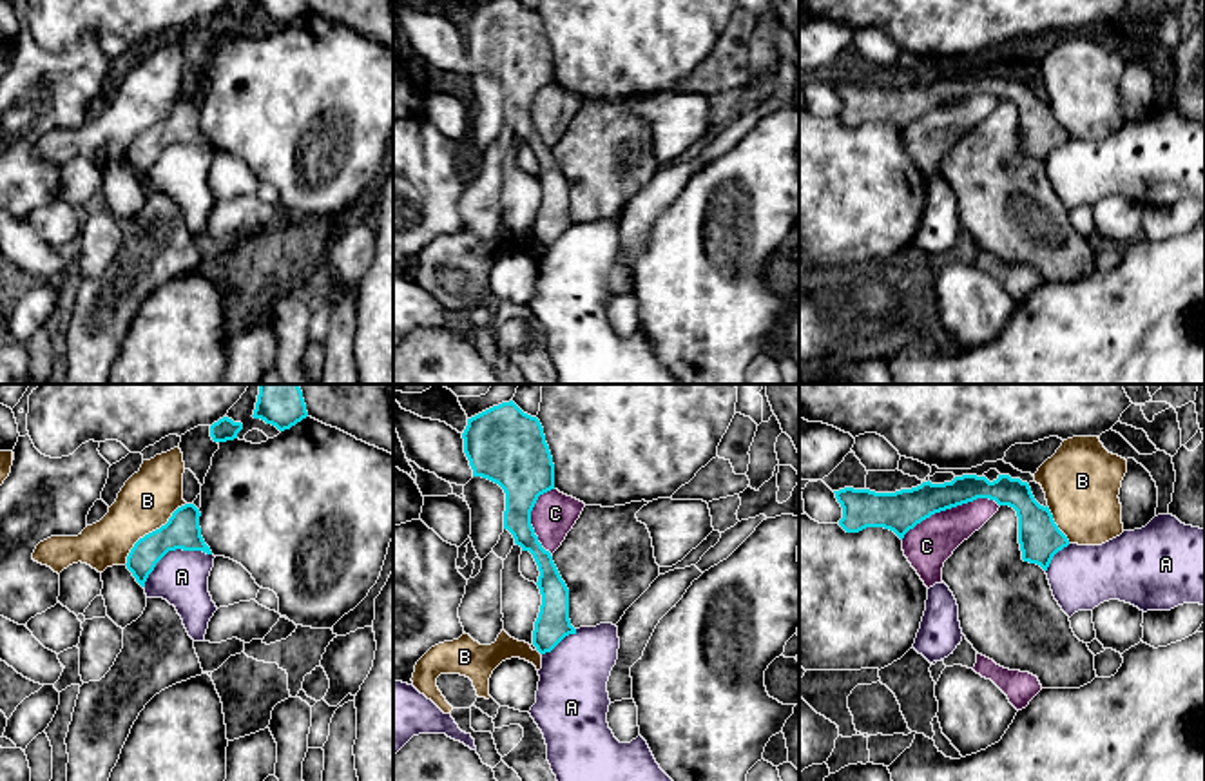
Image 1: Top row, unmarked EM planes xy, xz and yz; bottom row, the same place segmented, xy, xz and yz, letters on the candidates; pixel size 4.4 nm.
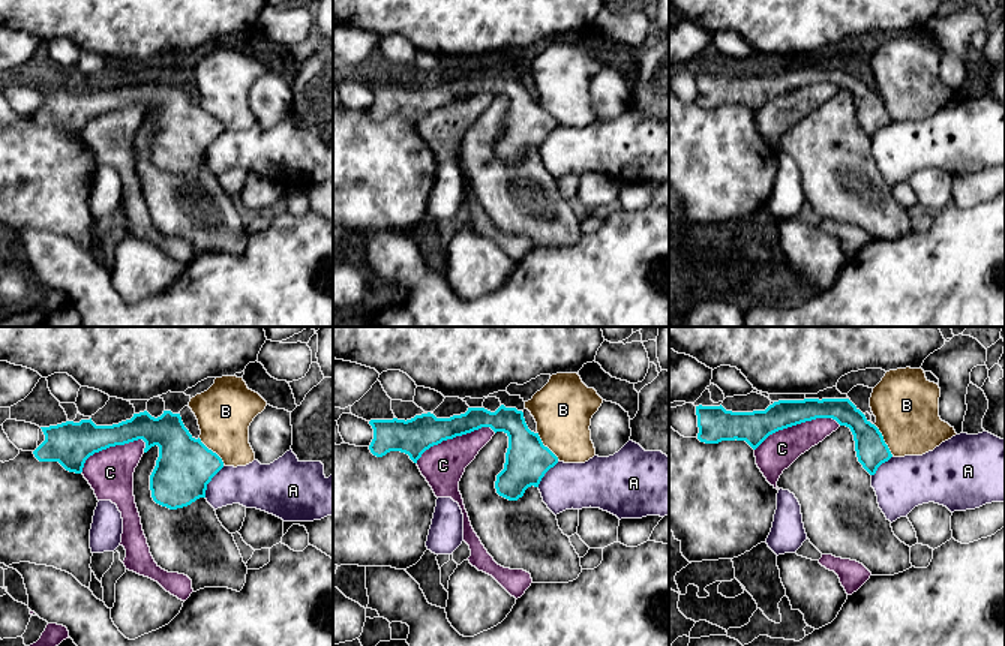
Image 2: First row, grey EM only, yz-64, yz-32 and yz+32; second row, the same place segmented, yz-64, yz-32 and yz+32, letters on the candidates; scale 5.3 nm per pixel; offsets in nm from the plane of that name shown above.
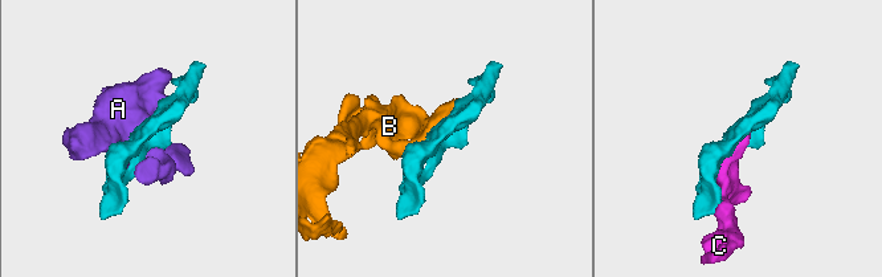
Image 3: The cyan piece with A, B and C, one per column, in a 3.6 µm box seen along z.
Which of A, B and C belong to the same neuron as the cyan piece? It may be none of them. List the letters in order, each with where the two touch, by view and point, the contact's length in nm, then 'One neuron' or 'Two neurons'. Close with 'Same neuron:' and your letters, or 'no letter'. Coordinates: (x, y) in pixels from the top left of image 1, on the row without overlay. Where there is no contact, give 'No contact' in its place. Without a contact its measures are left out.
A: Touches cyan at xy (171, 144). Shared border 340 nm. Two neurons
B: Touches cyan at xy (153, 125). Shared border 400 nm. Two neurons
C: Touches cyan at yz (950, 102). Shared border 460 nm. Two neurons
Same neuron: no letter

